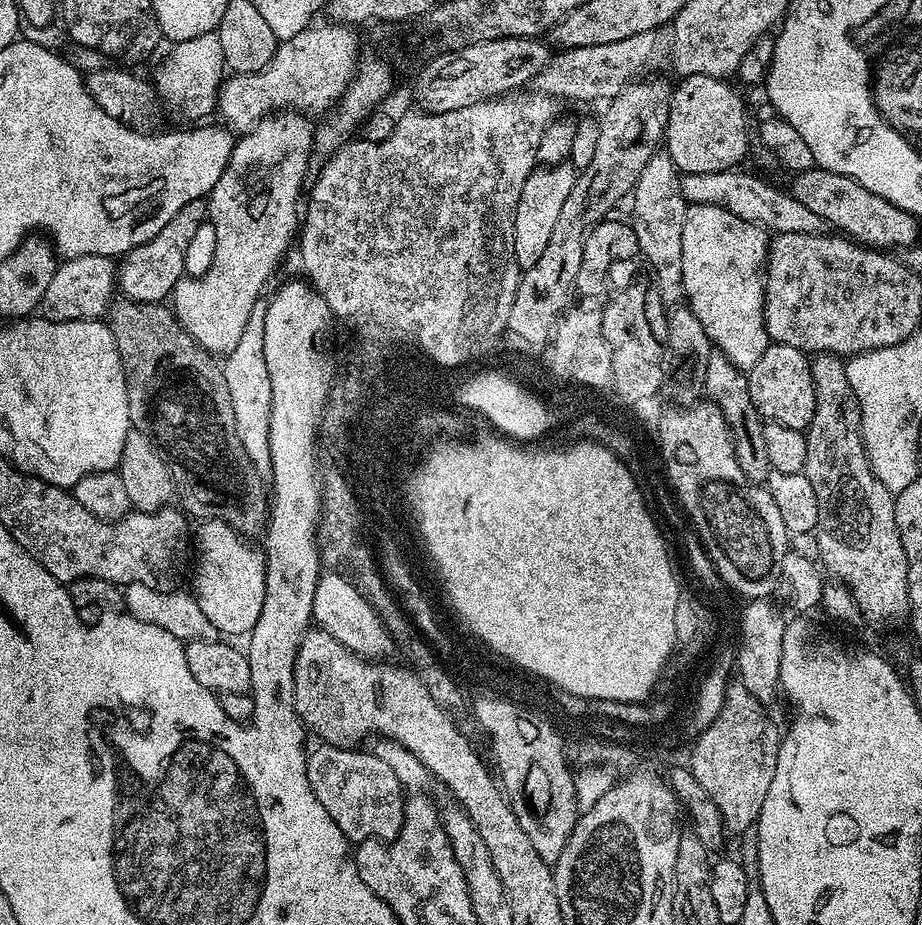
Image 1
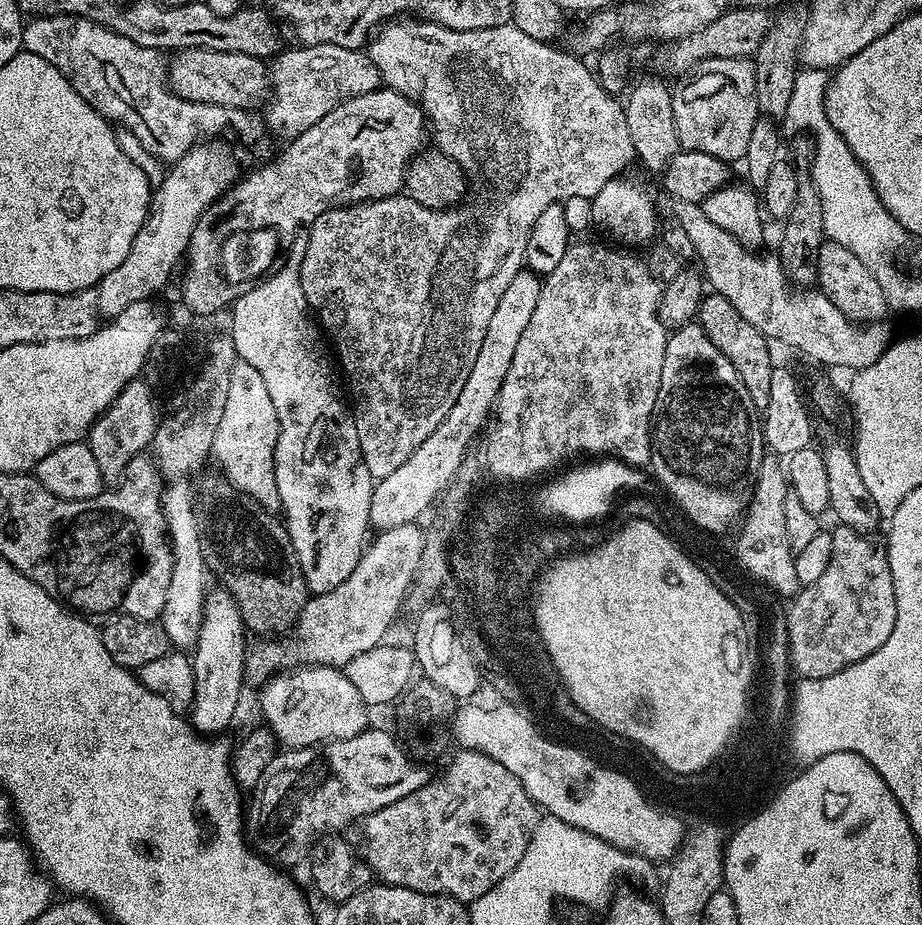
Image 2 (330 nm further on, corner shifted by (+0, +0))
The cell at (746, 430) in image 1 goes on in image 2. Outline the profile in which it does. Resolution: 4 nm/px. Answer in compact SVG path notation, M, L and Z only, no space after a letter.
M715 294L705 295L701 299L698 323L702 330L706 330L710 342L714 342L714 346L718 346L718 350L722 350L722 354L730 358L730 366L738 370L738 378L742 378L742 386L746 386L746 394L750 394L754 406L758 410L764 409L770 398L770 374L774 367L772 352L768 349L768 337L750 326L750 322L746 322L746 318L742 318L742 314L734 310L734 306L726 297Z

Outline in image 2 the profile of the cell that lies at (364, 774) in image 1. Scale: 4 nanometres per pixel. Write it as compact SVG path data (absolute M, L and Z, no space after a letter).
M482 752L457 753L441 776L359 821L358 855L393 888L453 896L468 906L522 862L542 812L502 762Z

